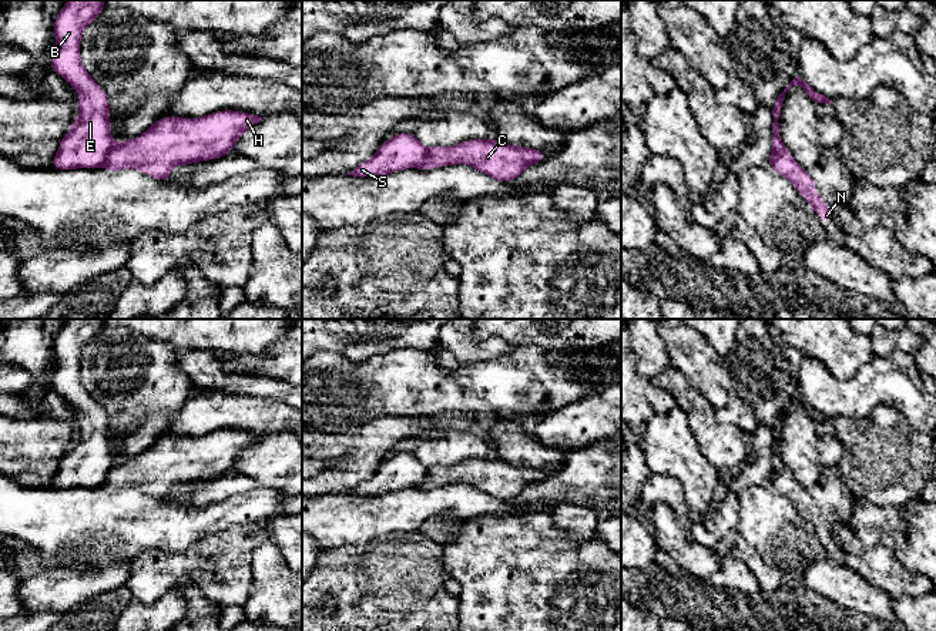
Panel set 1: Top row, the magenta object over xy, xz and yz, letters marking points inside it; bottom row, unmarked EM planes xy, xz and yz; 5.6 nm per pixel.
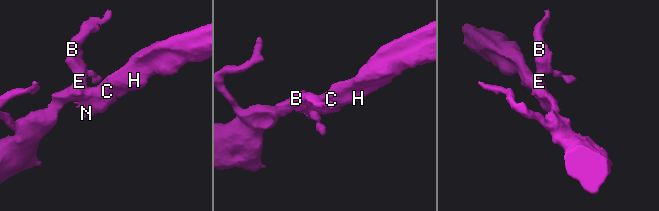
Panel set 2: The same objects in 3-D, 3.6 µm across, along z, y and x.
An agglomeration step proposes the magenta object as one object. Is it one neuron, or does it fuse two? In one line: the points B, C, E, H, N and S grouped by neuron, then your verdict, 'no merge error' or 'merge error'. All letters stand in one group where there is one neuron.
B E S / C H N | merge error

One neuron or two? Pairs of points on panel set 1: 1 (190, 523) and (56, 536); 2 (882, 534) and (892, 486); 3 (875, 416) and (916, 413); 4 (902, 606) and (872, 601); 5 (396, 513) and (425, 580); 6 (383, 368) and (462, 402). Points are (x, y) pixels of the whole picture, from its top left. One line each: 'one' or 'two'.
1: one
2: two
3: two
4: two
5: two
6: one

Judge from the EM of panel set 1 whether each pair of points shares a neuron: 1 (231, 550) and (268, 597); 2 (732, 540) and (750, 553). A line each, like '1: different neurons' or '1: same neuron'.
1: different neurons
2: same neuron

